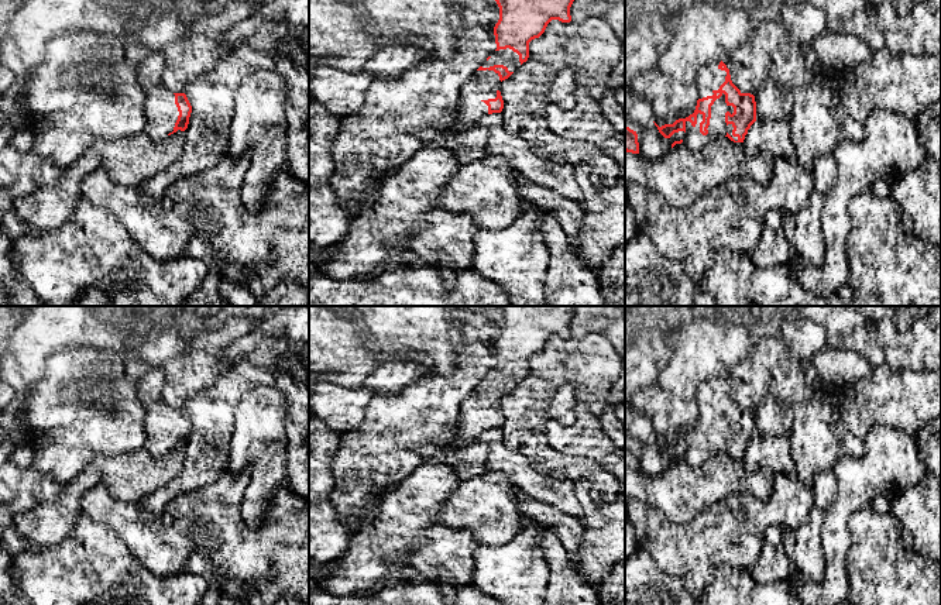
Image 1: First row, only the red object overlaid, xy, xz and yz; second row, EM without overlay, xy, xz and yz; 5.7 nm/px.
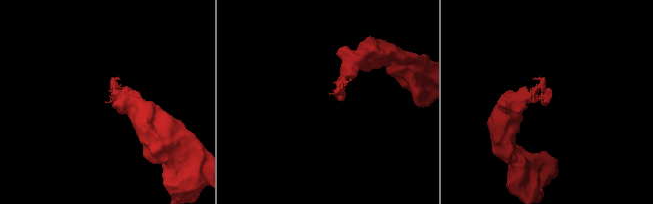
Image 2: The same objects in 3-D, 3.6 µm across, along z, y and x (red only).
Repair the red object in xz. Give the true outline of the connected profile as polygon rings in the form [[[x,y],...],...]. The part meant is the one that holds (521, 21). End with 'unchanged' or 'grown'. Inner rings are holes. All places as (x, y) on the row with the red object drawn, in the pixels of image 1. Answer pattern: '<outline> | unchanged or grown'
[[[574,0],[495,1],[499,7],[499,20],[494,27],[497,49],[461,87],[457,133],[468,131],[487,114],[502,111],[501,82],[528,61],[529,42],[539,38],[552,20],[571,21]]] | grown

